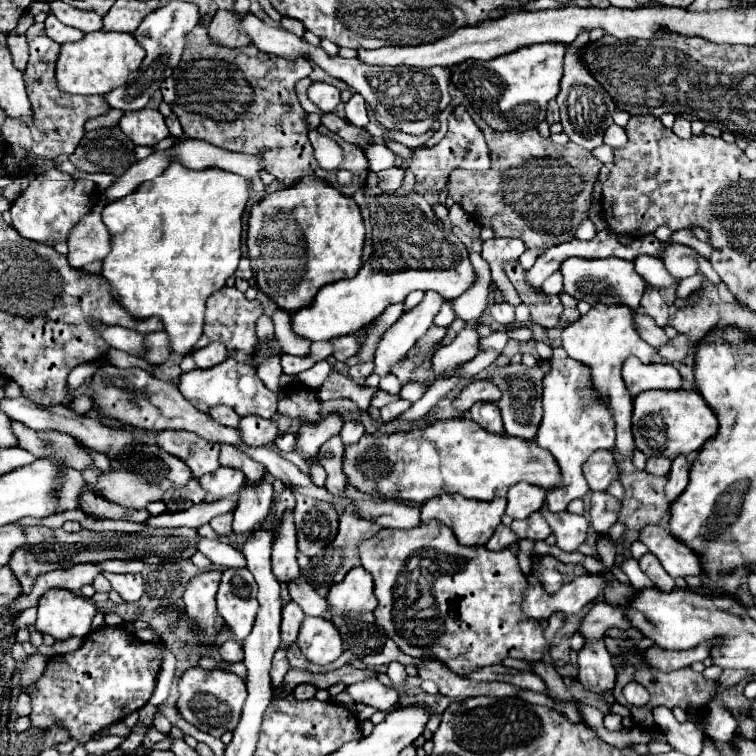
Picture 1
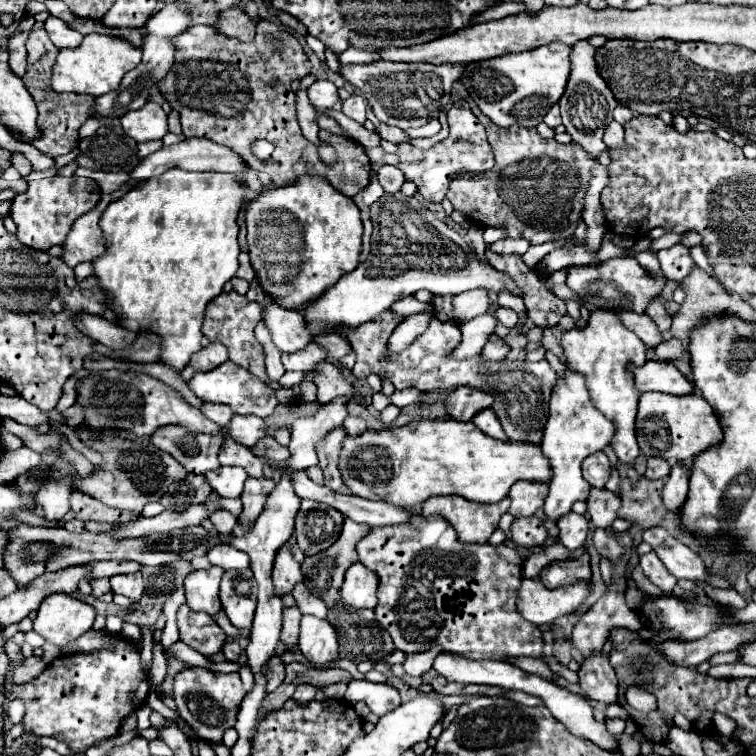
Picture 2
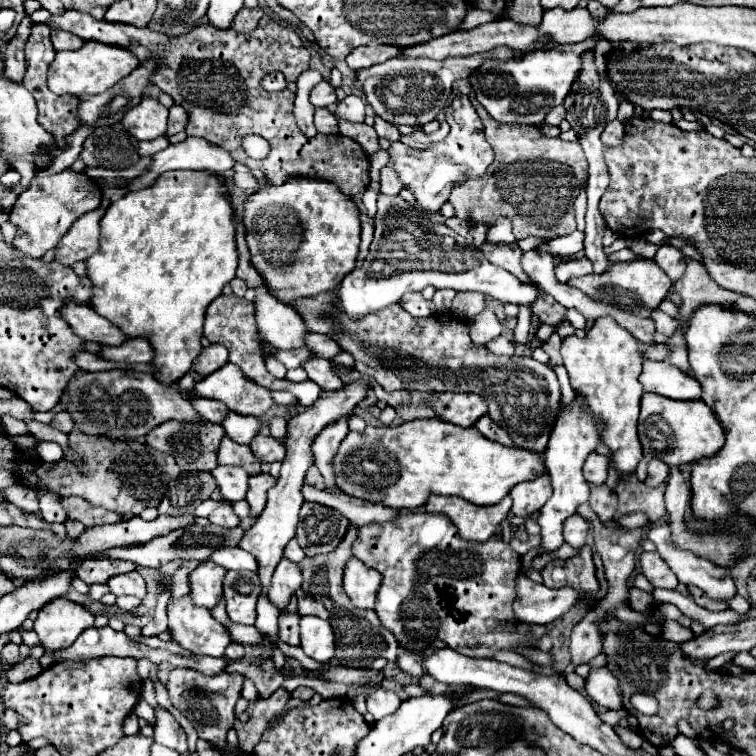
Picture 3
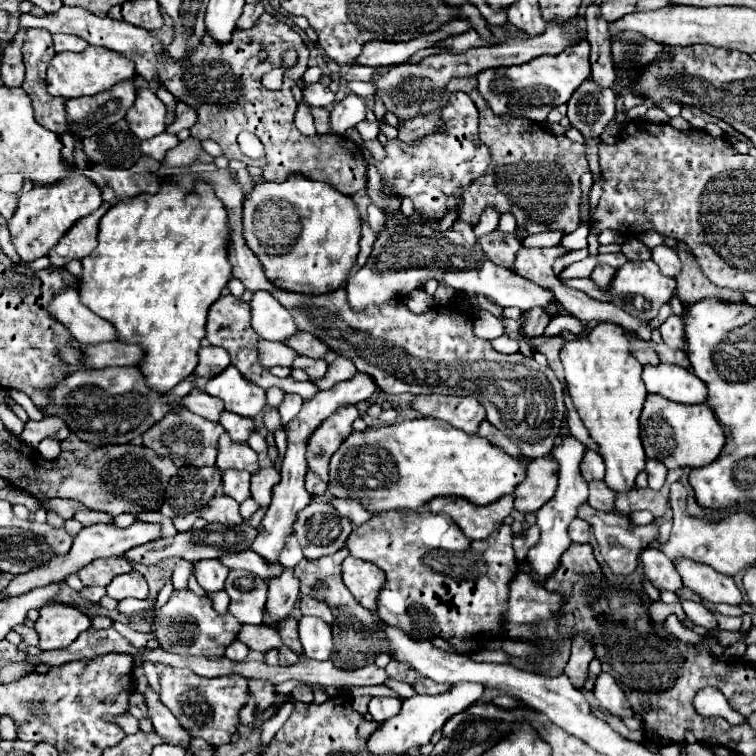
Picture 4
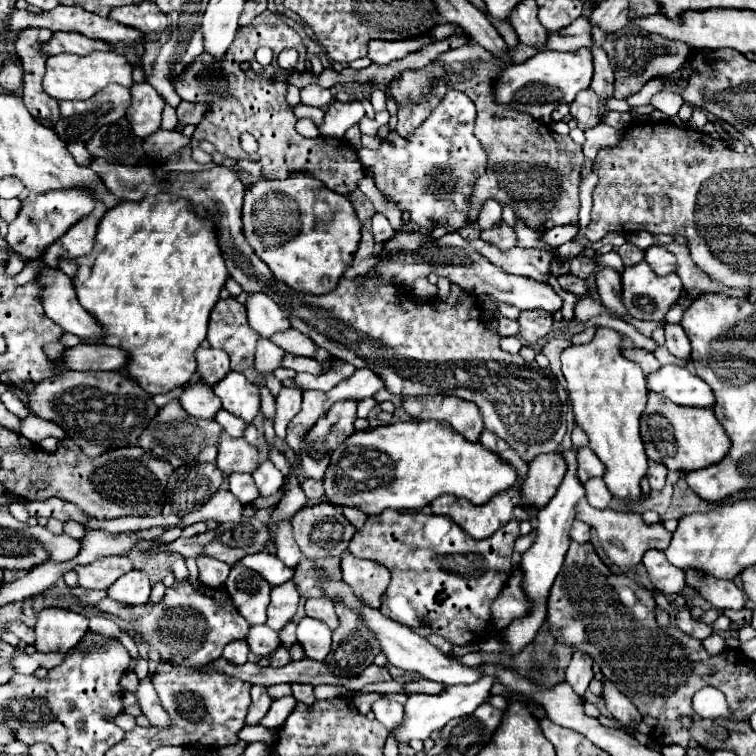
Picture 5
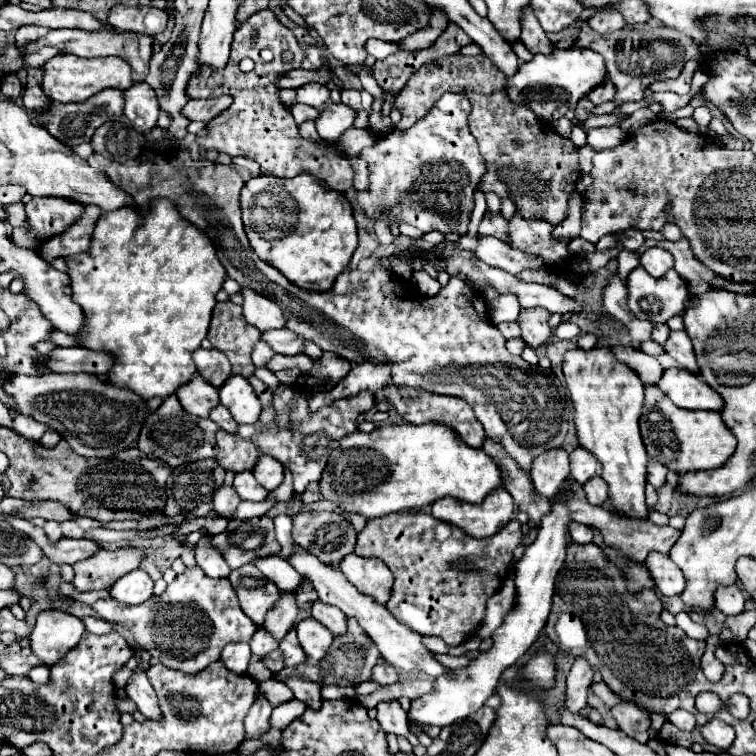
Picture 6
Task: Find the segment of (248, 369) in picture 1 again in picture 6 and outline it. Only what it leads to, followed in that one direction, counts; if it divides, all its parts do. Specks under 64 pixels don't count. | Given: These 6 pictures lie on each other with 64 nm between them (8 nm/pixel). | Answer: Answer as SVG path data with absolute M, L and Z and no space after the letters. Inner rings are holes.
M230 376L226 380L226 384L220 386L220 400L232 412L232 416L238 424L256 424L258 422L260 412L262 412L262 404L260 404L254 388L248 384L248 380L244 376Z

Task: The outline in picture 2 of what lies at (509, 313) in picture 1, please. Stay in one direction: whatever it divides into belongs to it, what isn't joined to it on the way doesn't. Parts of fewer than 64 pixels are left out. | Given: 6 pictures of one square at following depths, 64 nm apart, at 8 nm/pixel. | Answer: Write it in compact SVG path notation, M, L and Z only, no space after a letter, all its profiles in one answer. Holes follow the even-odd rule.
M498 308L496 310L496 318L500 320L500 324L504 324L506 328L514 328L516 322L518 322L518 316L514 310L508 310L508 308Z

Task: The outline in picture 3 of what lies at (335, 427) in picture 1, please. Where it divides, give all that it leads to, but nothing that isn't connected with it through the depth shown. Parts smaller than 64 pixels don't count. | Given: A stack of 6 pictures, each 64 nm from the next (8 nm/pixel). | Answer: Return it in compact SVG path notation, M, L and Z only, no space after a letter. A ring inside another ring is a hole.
M356 378L348 384L344 384L344 388L336 390L336 392L322 392L318 396L318 400L314 404L310 404L302 414L294 416L290 422L288 422L288 434L286 434L286 458L282 460L282 470L280 470L280 476L276 480L276 484L272 486L272 490L268 492L268 504L264 508L264 512L260 514L258 522L244 534L242 542L240 542L240 548L248 550L250 554L256 556L258 564L260 564L260 570L258 570L258 578L262 582L262 596L258 598L258 618L256 618L256 628L268 636L268 638L276 638L278 636L278 616L280 612L272 606L272 602L268 600L266 592L270 588L270 578L272 578L272 572L276 568L276 564L282 560L282 554L284 554L284 546L294 538L294 532L296 532L296 524L298 524L298 512L302 508L302 504L306 502L304 496L300 494L300 488L304 486L304 476L306 476L306 470L312 466L312 440L316 438L316 432L320 432L326 424L338 420L340 416L344 414L350 414L358 402L362 402L366 398L366 392L370 390L370 384L362 378Z

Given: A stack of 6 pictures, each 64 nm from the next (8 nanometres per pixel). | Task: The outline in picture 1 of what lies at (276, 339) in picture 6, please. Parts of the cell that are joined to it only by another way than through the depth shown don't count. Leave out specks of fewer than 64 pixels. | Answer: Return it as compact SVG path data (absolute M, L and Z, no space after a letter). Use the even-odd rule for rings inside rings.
M338 336L338 338L332 338L330 340L334 352L332 356L338 360L338 362L344 362L346 358L354 356L358 352L358 342L354 336Z

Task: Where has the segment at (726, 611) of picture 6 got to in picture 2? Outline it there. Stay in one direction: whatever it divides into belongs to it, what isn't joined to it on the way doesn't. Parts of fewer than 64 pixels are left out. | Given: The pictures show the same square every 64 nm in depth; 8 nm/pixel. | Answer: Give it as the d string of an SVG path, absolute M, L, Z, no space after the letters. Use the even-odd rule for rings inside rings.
M648 528L644 532L644 542L648 542L654 548L668 572L678 580L684 578L692 582L706 582L712 588L730 588L730 582L726 578L710 574L702 558L688 546L684 546L680 540L676 540L666 528Z

